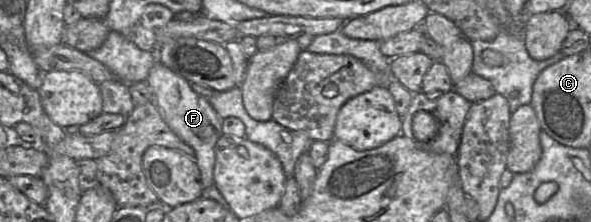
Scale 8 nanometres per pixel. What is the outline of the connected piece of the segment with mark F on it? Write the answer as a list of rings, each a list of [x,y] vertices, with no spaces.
[[[159,61],[152,66],[146,82],[152,91],[153,102],[162,119],[180,139],[194,150],[195,162],[201,173],[201,184],[205,190],[214,183],[215,145],[222,135],[222,119],[211,106],[208,98],[196,93],[186,79]]]

